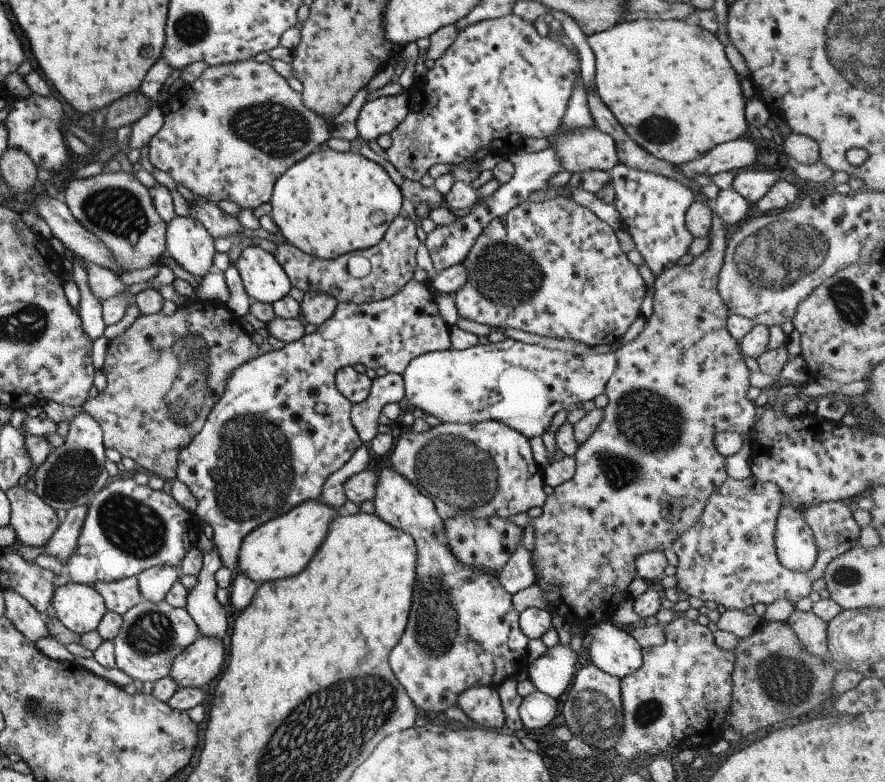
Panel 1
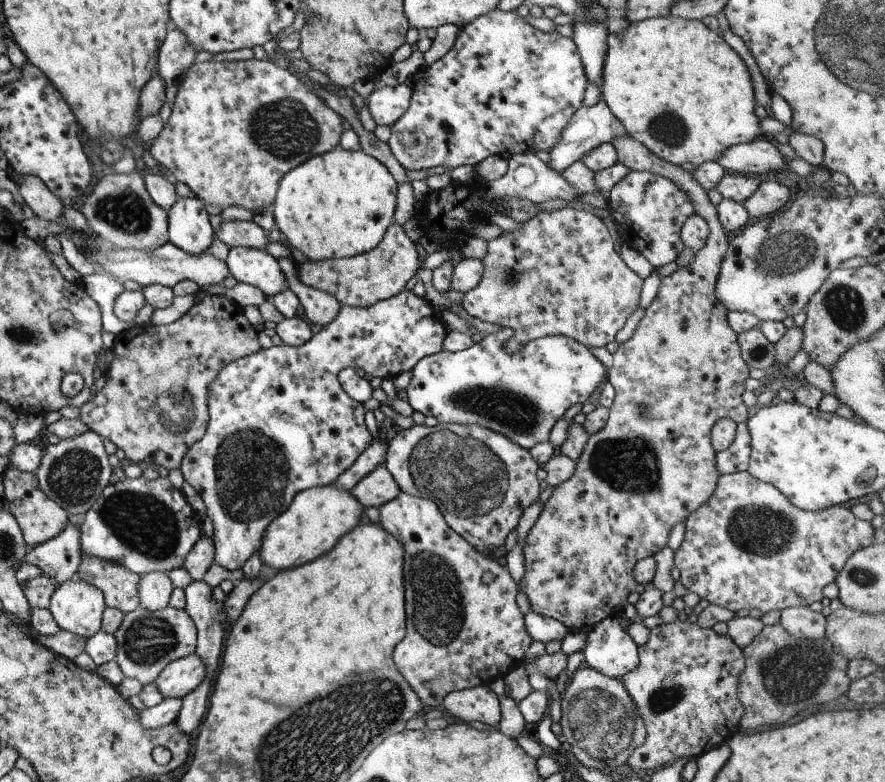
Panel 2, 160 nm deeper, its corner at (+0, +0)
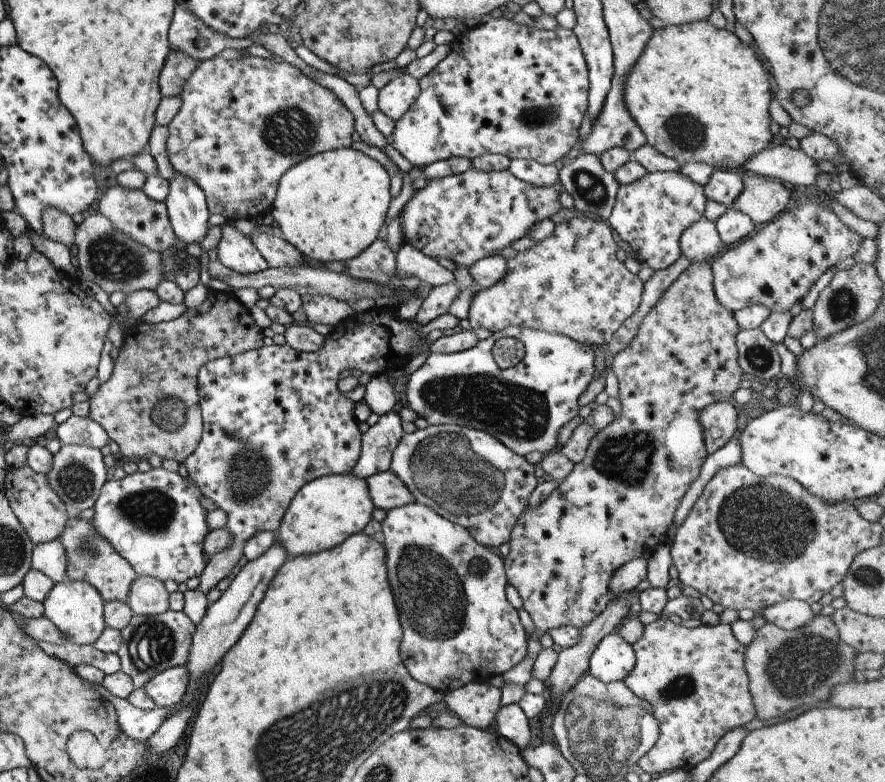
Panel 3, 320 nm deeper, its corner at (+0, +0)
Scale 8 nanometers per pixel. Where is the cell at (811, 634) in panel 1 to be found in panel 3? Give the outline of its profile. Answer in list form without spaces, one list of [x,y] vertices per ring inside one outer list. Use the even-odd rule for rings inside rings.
[[[789,599],[770,604],[759,613],[767,623],[785,630],[793,630],[806,625],[813,616],[806,602]]]

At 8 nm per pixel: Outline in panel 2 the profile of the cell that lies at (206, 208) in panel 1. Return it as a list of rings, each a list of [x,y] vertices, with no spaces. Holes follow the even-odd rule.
[[[225,215],[221,220],[215,238],[221,239],[229,247],[249,247],[263,249],[269,242],[267,234],[251,221],[230,221]]]

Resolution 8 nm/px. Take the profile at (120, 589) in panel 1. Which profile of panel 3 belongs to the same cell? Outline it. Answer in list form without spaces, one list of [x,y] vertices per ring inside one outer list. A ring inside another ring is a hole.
[[[74,516],[68,517],[58,539],[64,548],[67,580],[88,582],[105,603],[126,602],[129,587],[137,576],[131,565],[117,554],[111,544],[92,527],[90,521]]]

